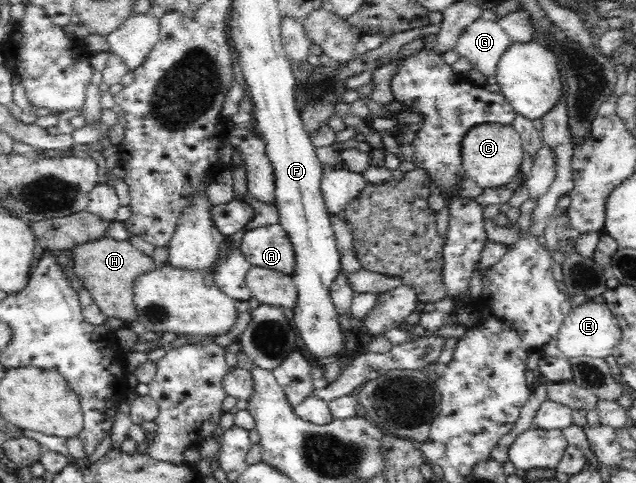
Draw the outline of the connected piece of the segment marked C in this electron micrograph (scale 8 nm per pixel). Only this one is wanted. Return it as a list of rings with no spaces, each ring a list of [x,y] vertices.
[[[486,123],[473,126],[461,140],[461,157],[466,177],[484,189],[502,188],[520,174],[524,158],[521,138],[514,125]]]

